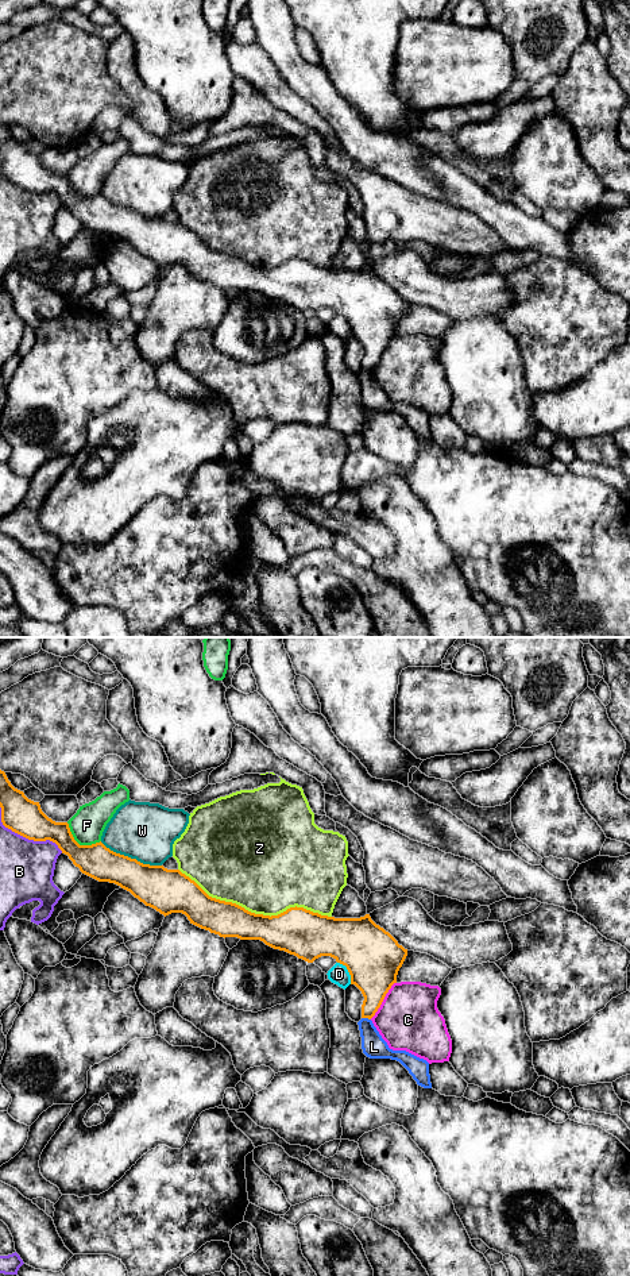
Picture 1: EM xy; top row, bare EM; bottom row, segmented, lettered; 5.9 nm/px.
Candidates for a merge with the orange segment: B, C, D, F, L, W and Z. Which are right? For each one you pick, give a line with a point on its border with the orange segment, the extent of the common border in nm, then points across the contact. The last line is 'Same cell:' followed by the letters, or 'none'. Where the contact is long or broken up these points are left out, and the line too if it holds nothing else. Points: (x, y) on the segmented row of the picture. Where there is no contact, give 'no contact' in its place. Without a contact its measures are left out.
Same cell: none

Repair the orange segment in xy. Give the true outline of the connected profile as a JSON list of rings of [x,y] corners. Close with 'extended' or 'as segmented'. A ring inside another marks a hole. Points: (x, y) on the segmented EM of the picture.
[[[0,770],[0,807],[1,822],[12,832],[34,841],[50,840],[67,855],[80,871],[98,882],[109,882],[130,891],[135,898],[163,914],[182,913],[190,924],[219,934],[240,940],[260,940],[266,945],[285,951],[308,963],[321,956],[331,956],[347,967],[351,984],[363,994],[362,1018],[371,1019],[380,1007],[386,994],[402,967],[407,949],[383,928],[376,925],[370,914],[360,918],[335,918],[313,913],[304,907],[290,907],[278,915],[255,914],[244,907],[209,897],[194,880],[179,870],[167,870],[163,866],[150,866],[116,853],[101,841],[92,845],[80,845],[67,822],[55,822],[40,809],[39,802],[28,799],[23,791],[15,789],[4,771]]] | as segmented

